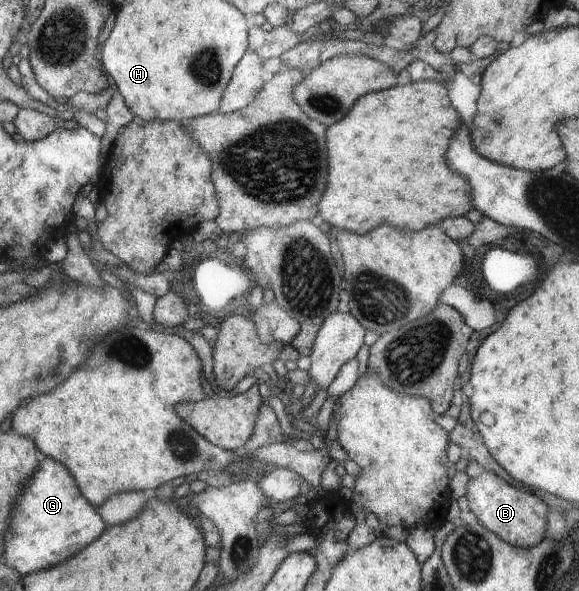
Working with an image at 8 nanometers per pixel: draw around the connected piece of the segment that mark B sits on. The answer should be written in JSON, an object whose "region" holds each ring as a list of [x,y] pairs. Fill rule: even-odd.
{"region":[[[489,472],[468,480],[466,494],[469,511],[487,530],[495,533],[502,541],[524,549],[534,547],[545,536],[548,506],[533,494],[518,490],[507,484],[501,477]]]}

